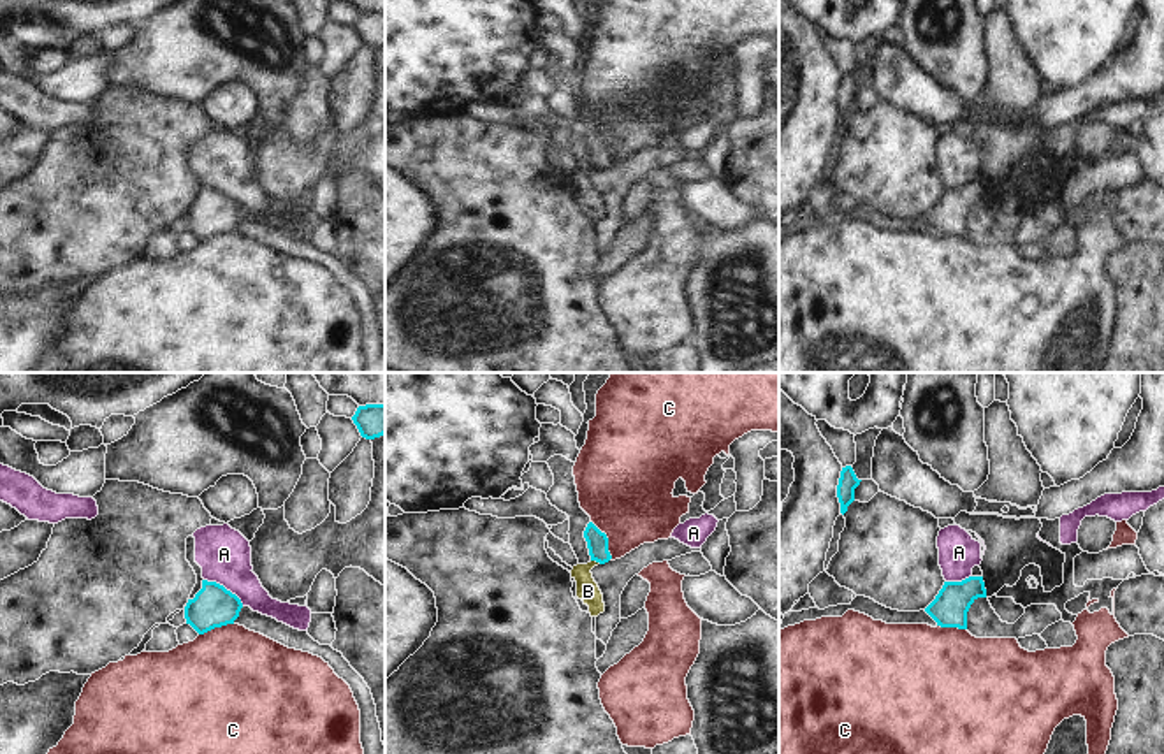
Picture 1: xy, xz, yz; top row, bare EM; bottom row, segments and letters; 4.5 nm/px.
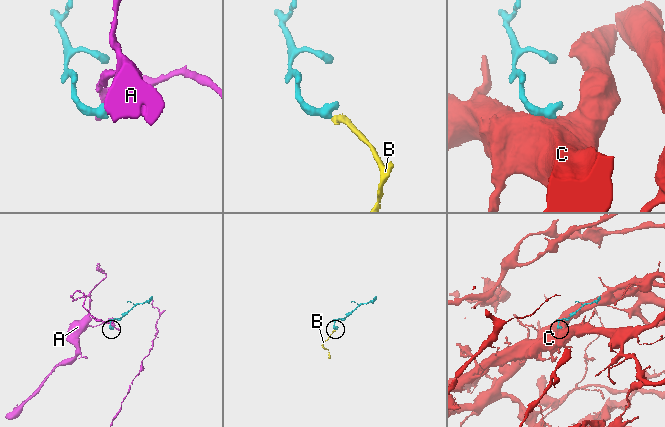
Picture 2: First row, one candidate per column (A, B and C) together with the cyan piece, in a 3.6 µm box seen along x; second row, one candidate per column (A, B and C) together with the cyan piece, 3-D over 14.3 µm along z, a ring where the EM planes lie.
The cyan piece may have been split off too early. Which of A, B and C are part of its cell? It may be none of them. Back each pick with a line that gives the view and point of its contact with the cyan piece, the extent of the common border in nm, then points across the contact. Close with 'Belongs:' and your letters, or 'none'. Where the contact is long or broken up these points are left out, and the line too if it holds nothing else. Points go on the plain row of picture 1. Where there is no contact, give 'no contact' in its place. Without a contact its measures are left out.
B: contact xz (596, 167); length 50 nm; way xz (596, 148), (596, 167), (586, 176), (588, 197)
Belongs: B

